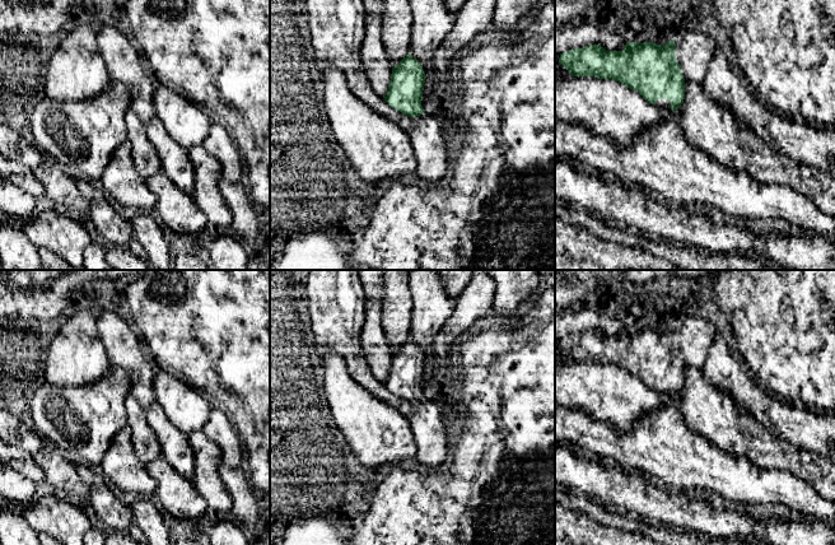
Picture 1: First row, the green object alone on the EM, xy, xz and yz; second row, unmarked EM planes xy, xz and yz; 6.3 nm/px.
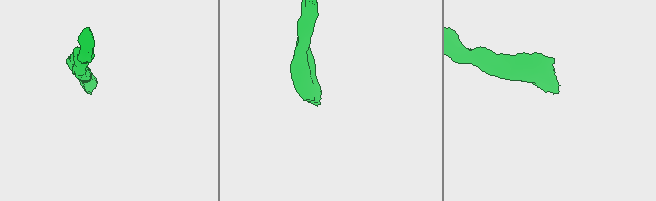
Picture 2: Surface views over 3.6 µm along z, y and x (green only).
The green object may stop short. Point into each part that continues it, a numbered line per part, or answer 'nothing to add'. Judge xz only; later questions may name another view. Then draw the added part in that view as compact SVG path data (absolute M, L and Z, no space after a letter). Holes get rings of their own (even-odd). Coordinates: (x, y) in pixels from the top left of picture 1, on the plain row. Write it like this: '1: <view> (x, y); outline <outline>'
1: xz (430, 438); outline M424 397L420 401L410 402L412 414L409 418L416 447L415 460L428 467L438 467L449 460L451 442L442 416L440 401Z

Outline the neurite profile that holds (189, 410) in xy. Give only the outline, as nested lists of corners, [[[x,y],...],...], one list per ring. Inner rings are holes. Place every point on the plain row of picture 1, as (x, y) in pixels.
[[[158,369],[154,377],[157,402],[183,434],[202,430],[211,407],[207,400],[173,373]]]

